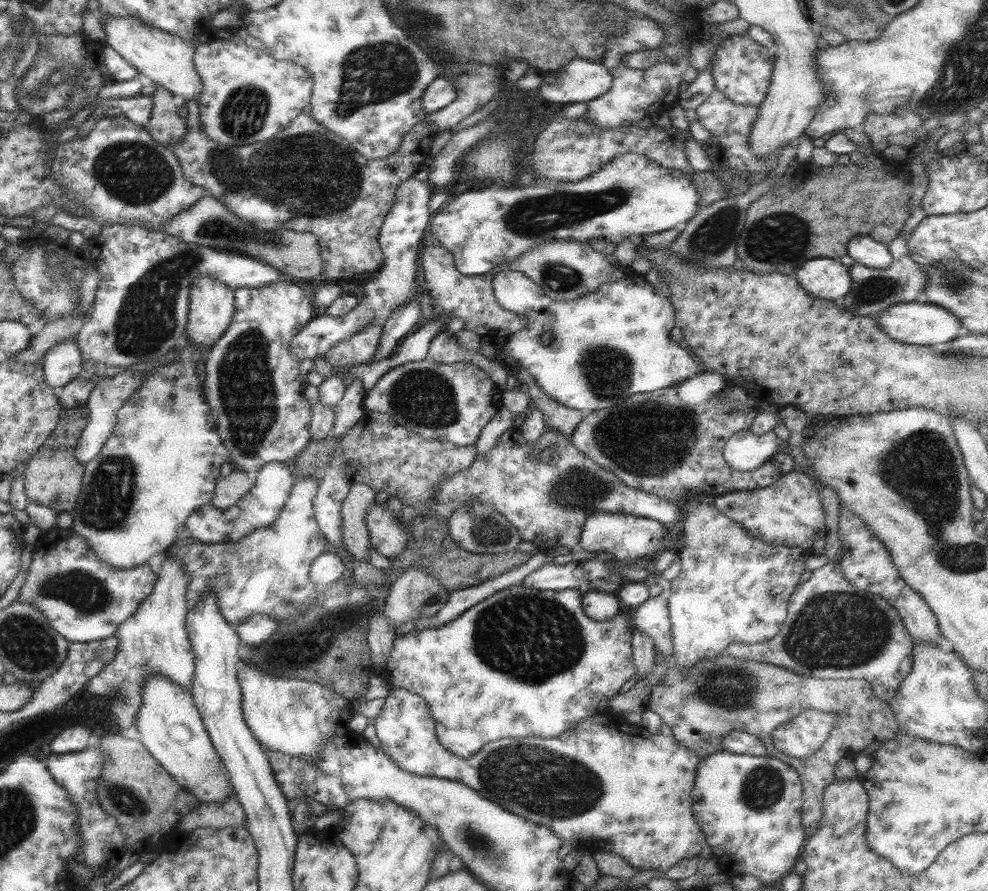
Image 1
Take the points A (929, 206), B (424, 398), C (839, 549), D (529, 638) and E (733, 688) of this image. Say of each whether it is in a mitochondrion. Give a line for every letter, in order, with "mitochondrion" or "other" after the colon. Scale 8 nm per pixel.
A: other
B: mitochondrion
C: other
D: mitochondrion
E: mitochondrion

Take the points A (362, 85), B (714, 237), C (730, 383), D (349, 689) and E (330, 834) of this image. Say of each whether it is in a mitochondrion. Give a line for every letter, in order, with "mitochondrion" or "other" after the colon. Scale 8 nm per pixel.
A: mitochondrion
B: mitochondrion
C: other
D: other
E: other

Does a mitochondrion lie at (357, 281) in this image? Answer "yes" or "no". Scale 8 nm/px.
no

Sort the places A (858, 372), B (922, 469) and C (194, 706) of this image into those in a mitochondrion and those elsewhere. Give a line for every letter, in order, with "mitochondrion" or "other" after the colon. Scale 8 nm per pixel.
A: other
B: mitochondrion
C: other

